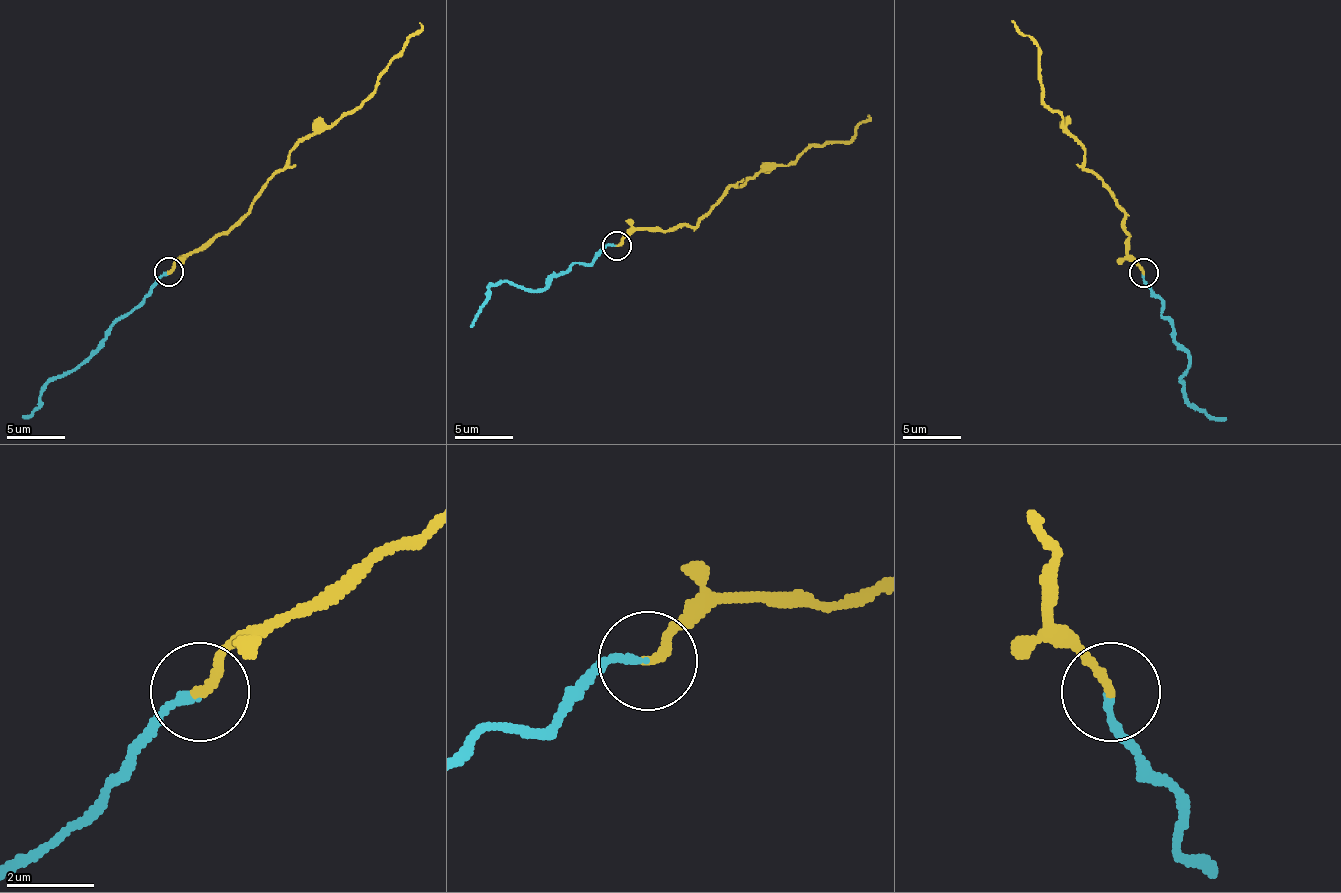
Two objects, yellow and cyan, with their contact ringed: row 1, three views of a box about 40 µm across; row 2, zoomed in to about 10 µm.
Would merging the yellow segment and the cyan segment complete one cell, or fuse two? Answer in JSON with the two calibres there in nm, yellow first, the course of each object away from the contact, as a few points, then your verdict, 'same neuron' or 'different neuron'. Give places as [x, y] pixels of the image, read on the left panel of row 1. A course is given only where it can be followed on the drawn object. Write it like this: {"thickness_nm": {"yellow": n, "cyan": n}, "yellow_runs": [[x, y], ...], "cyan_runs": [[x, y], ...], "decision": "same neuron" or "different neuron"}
{"thickness_nm": {"yellow": 220, "cyan": 160}, "yellow_runs": [[168, 273], [188, 252], [206, 249], [226, 232], [293, 151], [359, 105], [420, 23]], "cyan_runs": [[168, 273], [125, 313], [78, 365], [58, 374], [29, 415], [23, 418]], "decision": "different neuron"}

